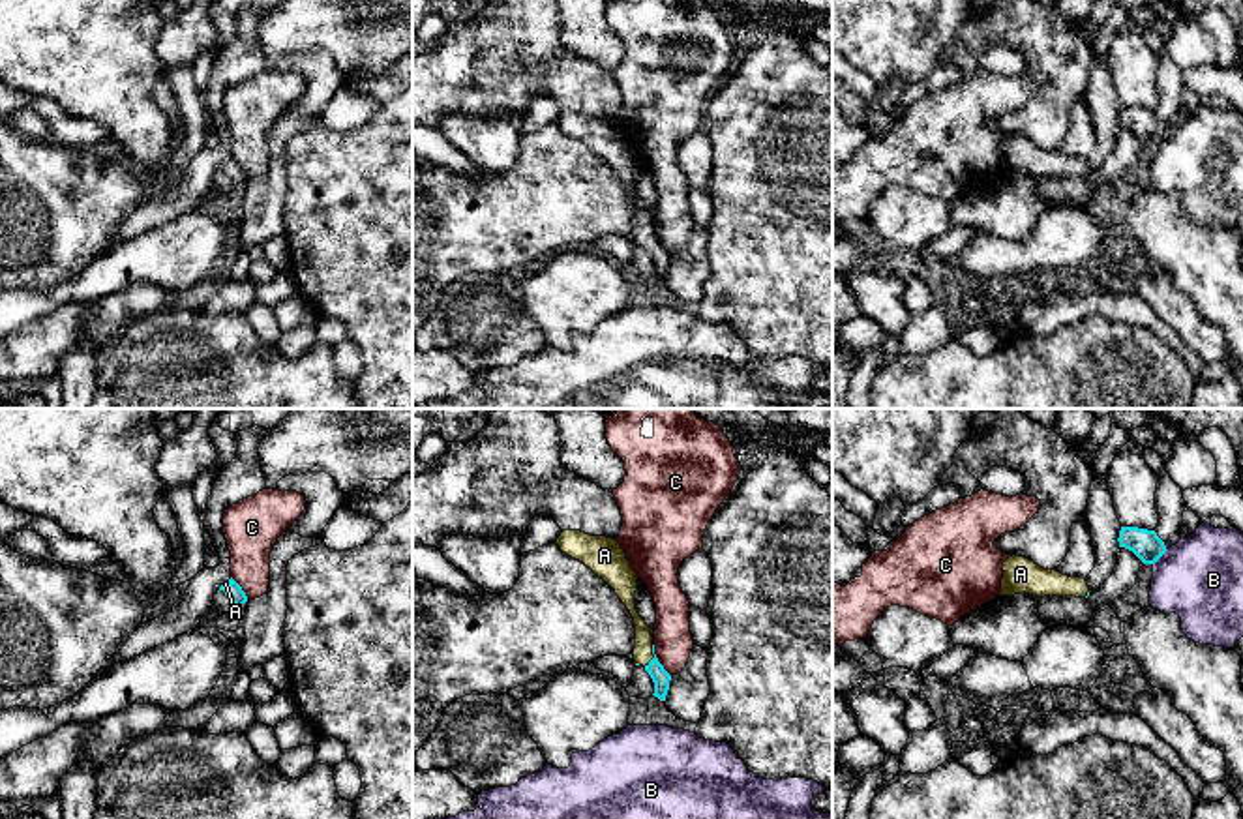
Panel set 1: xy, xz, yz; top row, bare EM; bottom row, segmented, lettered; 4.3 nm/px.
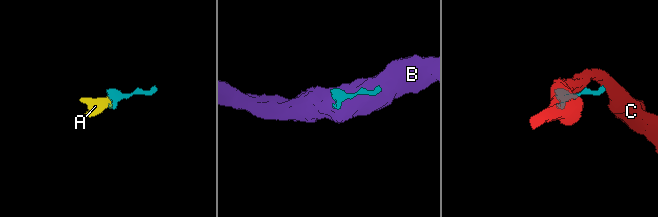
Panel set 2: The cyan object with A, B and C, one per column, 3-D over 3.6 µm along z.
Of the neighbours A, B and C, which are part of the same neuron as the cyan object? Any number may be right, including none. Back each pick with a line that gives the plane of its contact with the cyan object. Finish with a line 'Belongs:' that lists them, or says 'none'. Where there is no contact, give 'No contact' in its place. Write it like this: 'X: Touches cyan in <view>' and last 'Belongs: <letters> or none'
A: Touches cyan in xz
Belongs: A

